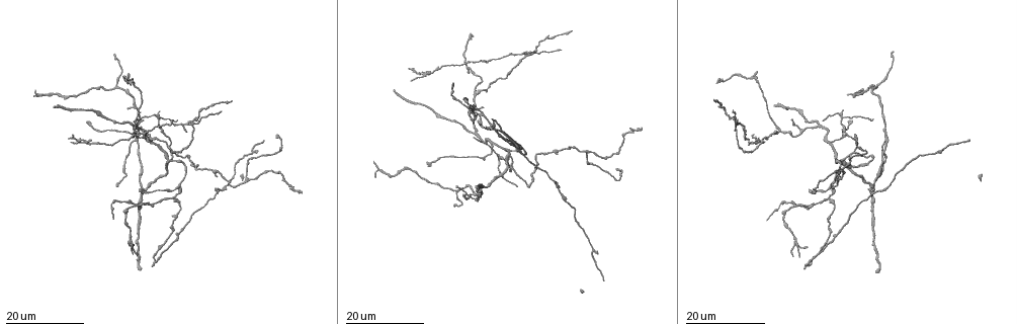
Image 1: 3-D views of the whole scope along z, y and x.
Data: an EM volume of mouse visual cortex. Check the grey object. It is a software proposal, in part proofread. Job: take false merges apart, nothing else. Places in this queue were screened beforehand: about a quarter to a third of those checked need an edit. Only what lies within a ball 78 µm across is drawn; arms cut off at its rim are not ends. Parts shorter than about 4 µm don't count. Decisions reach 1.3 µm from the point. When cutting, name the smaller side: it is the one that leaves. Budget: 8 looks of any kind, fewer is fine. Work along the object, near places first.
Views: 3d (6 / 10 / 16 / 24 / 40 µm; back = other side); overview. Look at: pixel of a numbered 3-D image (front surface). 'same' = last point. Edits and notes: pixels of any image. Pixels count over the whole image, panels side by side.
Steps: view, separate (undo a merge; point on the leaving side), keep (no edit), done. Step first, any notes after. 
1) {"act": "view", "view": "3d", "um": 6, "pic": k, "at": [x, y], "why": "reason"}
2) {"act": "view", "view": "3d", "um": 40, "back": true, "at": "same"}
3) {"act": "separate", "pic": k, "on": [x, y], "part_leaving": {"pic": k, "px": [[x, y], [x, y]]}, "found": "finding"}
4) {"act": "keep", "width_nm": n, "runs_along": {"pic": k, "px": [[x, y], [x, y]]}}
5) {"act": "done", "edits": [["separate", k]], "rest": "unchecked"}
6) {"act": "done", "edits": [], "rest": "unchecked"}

{"act": "view", "view": "3d", "um": 16, "pic": 1, "at": [156, 116], "why": "three arms meet"}

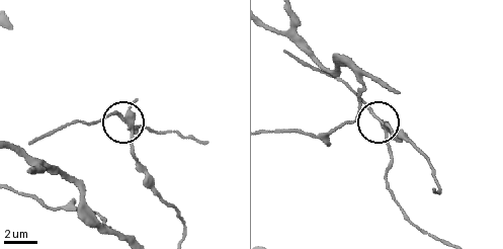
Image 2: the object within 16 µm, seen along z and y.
{"act": "view", "view": "3d", "um": 6, "pic": 2, "at": [131, 128], "why": "zoom in"}

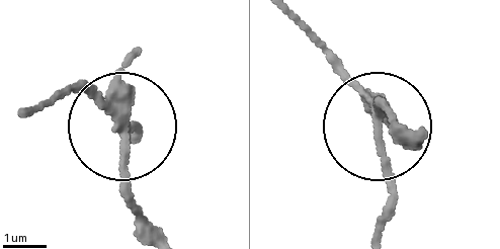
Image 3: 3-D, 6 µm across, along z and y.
{"act": "separate", "pic": 3, "on": [79, 81], "width_nm": 240, "found": "two neurons meet here"}

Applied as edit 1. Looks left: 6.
{"act": "view", "view": "3d", "um": 16, "pic": 1, "at": [493, 144], "why": "side arm on a straight run"}

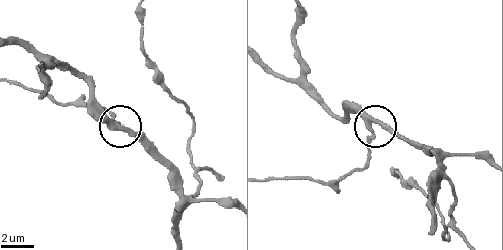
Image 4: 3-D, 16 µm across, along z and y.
{"act": "view", "view": "3d", "um": 6, "pic": 4, "at": [367, 121]}

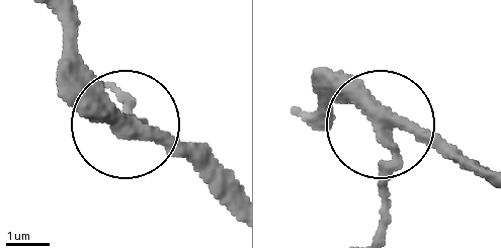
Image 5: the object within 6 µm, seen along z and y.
{"act": "keep", "runs_along": {"pic": 5, "px": [[230, 205], [124, 122], [132, 100]]}, "found": "all the same neuron"}

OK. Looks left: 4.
{"act": "view", "view": "3d", "um": 24, "pic": 1, "at": [830, 185], "why": "small branch off a trunk"}

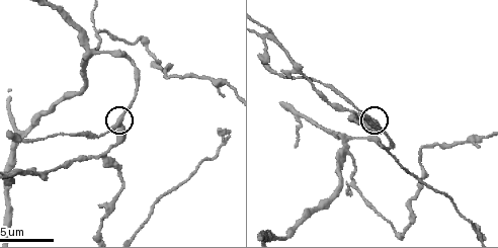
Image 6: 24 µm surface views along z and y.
{"act": "view", "view": "3d", "um": 10, "pic": 6, "at": [374, 120], "why": "zoom in"}

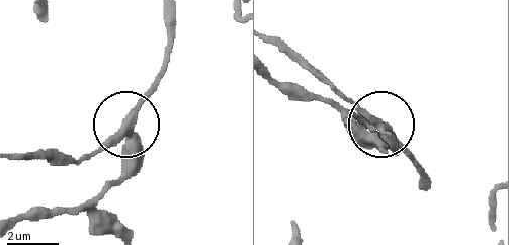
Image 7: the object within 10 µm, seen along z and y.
{"act": "separate", "pic": 7, "on": [142, 158], "part_leaving": {"pic": 7, "px": [[128, 130], [125, 173], [97, 206], [114, 232]]}, "found": "a second neuron is stuck on"}

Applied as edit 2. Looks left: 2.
{"act": "view", "view": "3d", "um": 24, "pic": 1, "at": [229, 184], "why": "narrows sharply"}

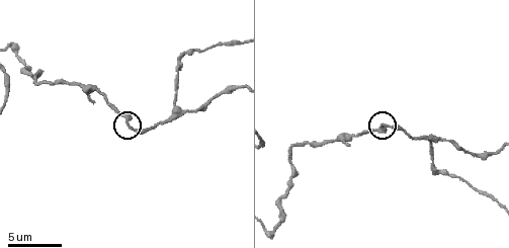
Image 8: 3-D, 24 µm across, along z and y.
{"act": "view", "view": "3d", "um": 6, "pic": 8, "at": [130, 124]}

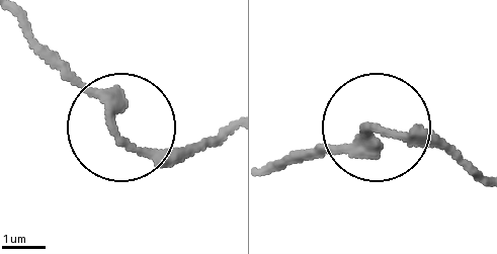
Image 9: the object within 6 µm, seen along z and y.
{"act": "keep", "runs_along": {"pic": 9, "px": [[271, 169], [380, 125], [434, 136], [475, 172]]}, "found": "all the same neuron"}

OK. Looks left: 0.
{"act": "done", "edits": [["separate", 3], ["separate", 7]], "rest": "unchecked"}

